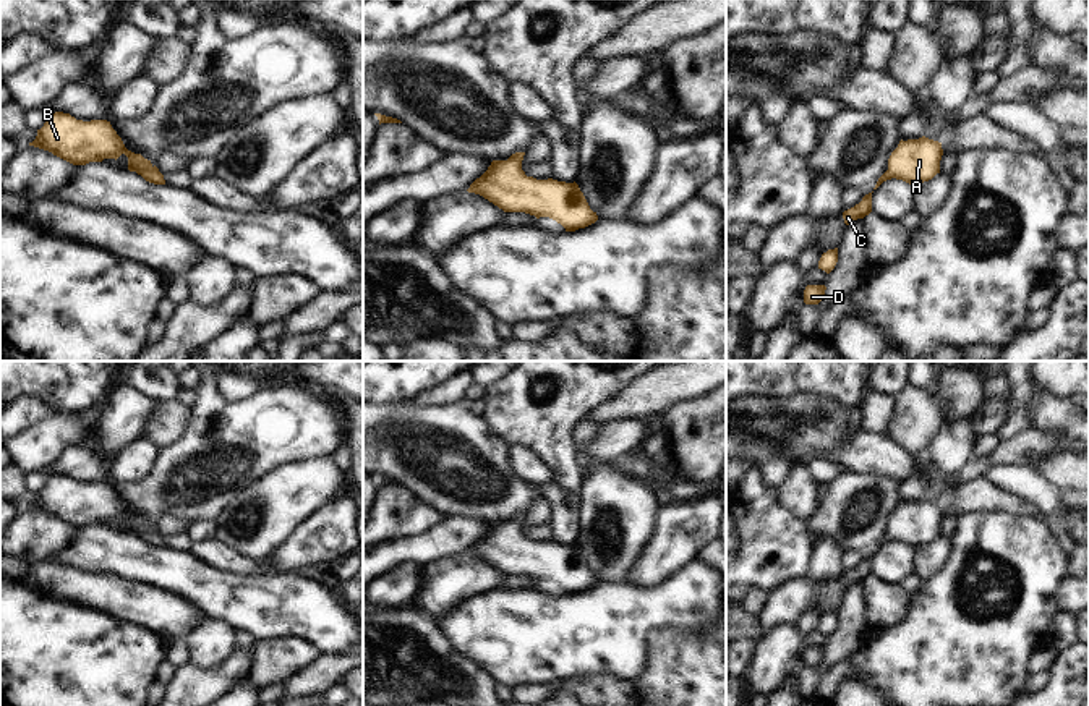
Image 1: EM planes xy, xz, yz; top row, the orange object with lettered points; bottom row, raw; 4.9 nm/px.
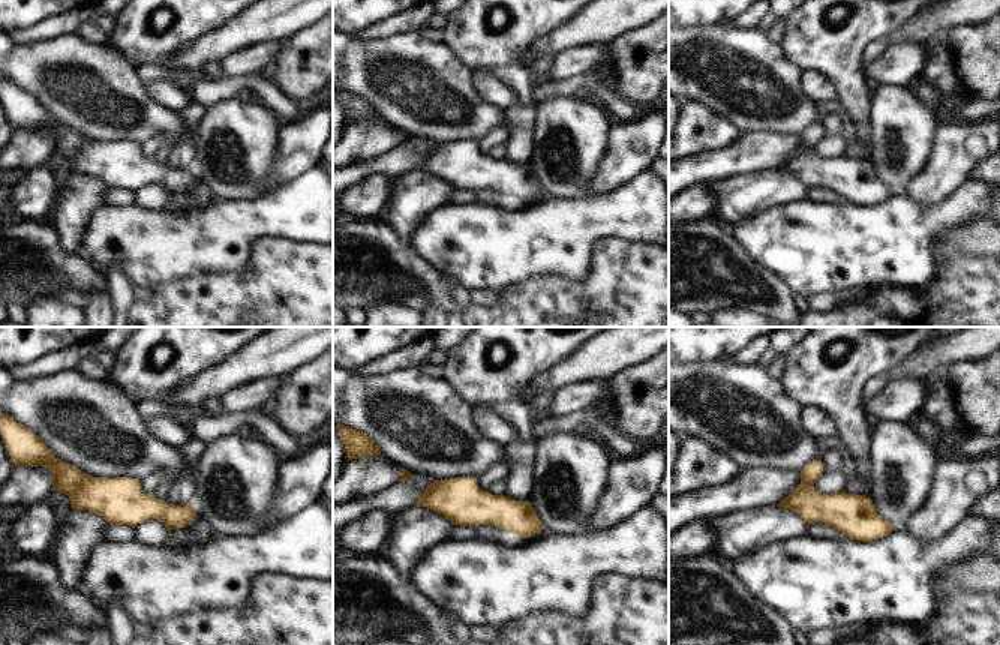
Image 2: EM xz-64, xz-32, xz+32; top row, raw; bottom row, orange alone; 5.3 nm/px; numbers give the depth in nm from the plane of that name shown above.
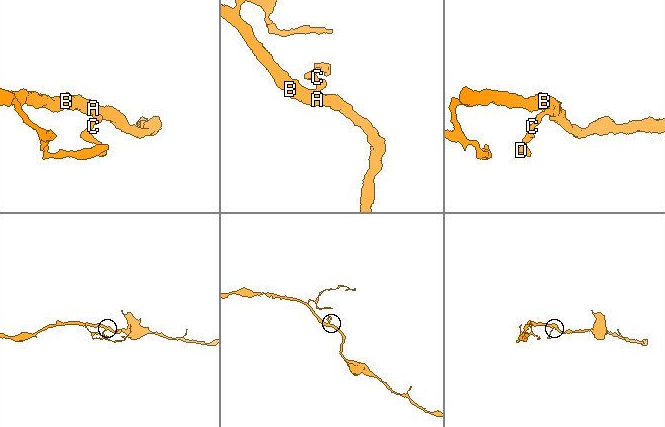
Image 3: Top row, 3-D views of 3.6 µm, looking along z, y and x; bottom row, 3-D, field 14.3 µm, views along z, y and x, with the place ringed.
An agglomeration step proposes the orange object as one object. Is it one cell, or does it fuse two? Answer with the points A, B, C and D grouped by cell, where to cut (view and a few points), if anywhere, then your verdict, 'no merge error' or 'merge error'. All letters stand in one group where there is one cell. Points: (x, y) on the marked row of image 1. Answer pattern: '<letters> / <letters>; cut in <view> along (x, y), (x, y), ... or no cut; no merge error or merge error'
A B C D; no cut; no merge error

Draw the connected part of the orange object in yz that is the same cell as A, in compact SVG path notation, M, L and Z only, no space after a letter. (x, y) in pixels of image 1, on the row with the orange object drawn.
M925 136L899 141L888 159L888 170L878 178L873 191L886 180L903 180L912 186L932 180L940 173L942 142Z

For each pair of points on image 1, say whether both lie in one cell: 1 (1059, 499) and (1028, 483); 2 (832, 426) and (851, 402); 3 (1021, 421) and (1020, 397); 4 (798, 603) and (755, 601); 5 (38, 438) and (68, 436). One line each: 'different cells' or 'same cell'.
1: same cell
2: different cells
3: same cell
4: different cells
5: same cell

